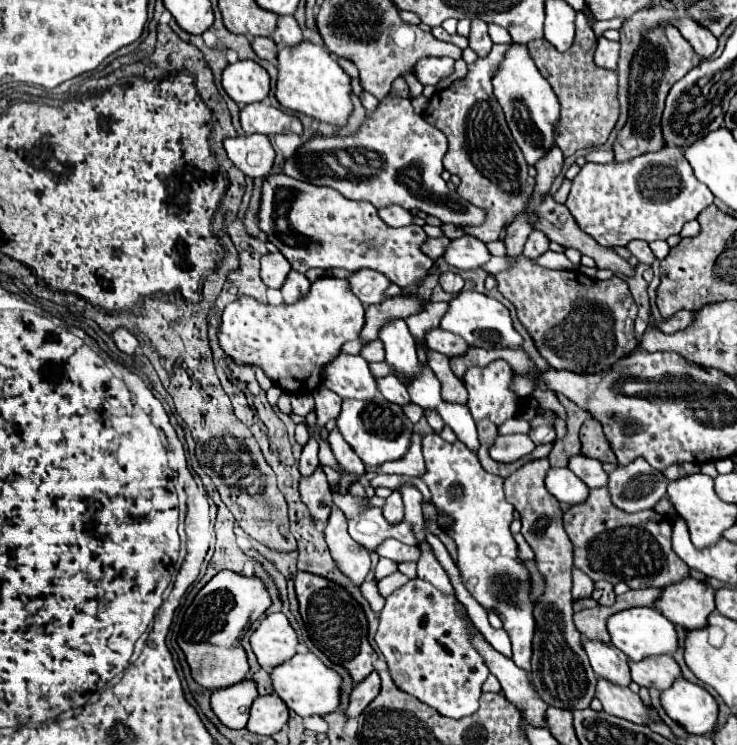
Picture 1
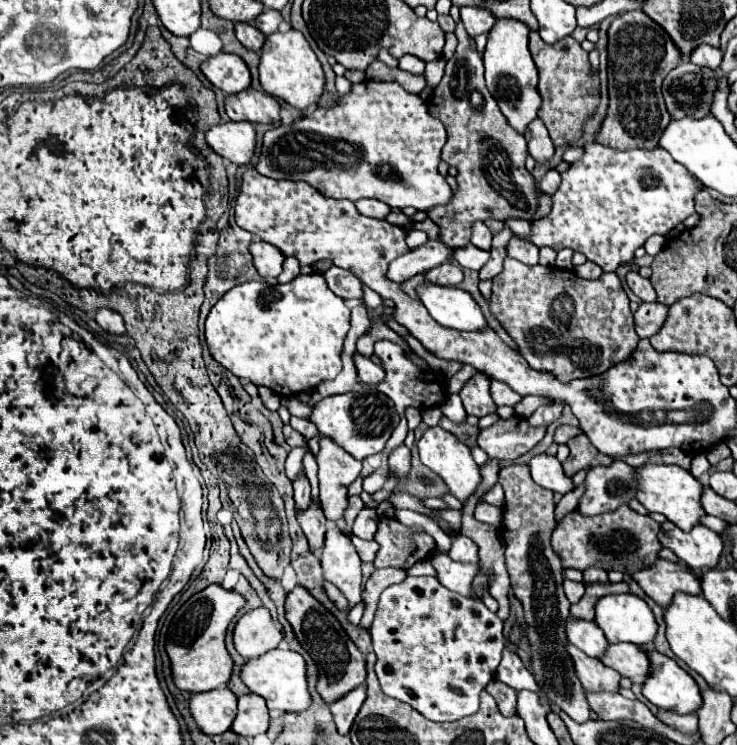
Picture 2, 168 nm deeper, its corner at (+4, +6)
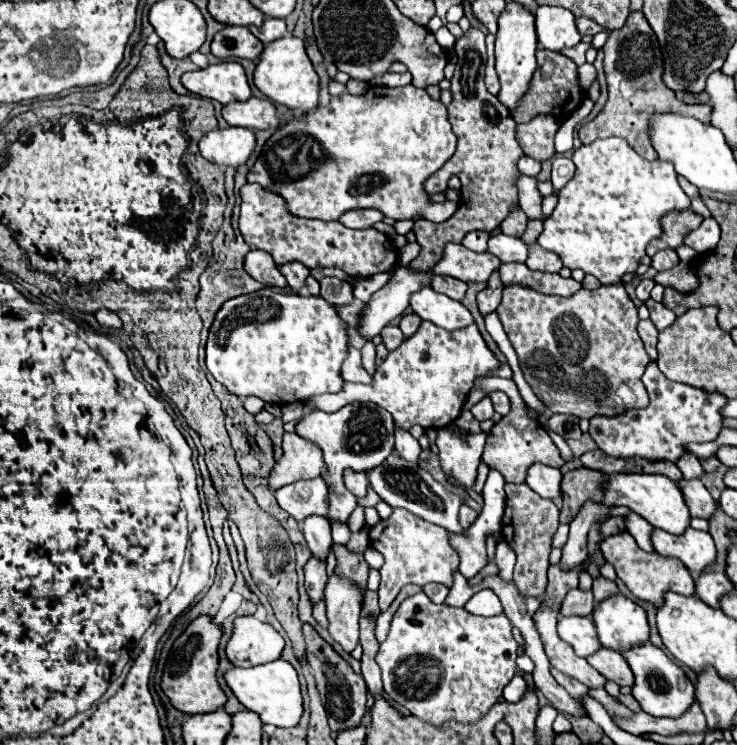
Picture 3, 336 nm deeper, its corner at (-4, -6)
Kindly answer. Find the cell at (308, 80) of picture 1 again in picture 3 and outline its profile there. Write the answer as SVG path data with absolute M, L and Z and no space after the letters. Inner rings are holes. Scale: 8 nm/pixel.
M284 36L282 40L264 46L264 52L254 70L254 84L272 102L284 104L288 108L300 108L304 114L318 106L320 80L310 58L306 56L304 42L296 36Z

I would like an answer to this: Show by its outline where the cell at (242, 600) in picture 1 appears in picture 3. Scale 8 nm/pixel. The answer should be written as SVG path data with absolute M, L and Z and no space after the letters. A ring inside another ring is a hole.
M198 616L188 624L182 636L174 642L164 676L162 676L162 690L170 698L170 702L186 712L186 714L202 714L214 712L226 704L226 694L218 684L218 644L222 638L222 626L212 620L212 616Z

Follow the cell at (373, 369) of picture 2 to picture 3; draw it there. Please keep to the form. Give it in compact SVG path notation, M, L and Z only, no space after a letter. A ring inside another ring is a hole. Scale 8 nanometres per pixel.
M350 346L350 352L348 352L348 358L342 364L342 376L348 382L360 382L360 384L372 384L372 380L374 380L374 376L368 374L362 366L360 350L356 350L352 346Z

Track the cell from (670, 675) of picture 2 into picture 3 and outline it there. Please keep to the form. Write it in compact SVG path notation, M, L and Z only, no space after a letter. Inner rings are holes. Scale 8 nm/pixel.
M652 642L640 644L638 648L632 648L630 652L622 652L626 656L626 662L630 668L634 668L636 684L632 688L634 698L640 702L642 710L652 716L666 716L666 718L680 718L696 700L694 684L686 678L684 670L674 664L660 648L656 648Z

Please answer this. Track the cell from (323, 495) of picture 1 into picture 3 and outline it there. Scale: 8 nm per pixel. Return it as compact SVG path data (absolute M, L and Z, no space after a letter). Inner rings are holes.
M312 556L304 566L304 574L306 574L306 592L314 604L314 602L322 600L322 596L324 596L324 586L328 580L326 560L318 560Z

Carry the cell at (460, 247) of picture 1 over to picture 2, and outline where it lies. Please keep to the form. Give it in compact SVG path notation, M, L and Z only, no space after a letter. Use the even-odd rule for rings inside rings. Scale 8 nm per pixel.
M428 240L426 244L392 260L388 266L386 278L402 284L402 282L414 278L416 274L422 274L438 264L448 262L450 258L452 258L452 248L442 244L440 240Z

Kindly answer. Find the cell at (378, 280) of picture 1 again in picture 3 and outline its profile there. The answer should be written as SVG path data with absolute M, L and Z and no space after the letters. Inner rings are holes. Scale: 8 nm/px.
M322 278L320 280L320 296L334 306L344 306L354 300L352 286L340 278Z

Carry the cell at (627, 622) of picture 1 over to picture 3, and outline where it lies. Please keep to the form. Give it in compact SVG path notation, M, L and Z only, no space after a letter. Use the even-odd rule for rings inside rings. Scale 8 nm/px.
M622 594L602 600L602 604L594 608L592 616L598 640L604 648L626 652L650 640L646 610Z

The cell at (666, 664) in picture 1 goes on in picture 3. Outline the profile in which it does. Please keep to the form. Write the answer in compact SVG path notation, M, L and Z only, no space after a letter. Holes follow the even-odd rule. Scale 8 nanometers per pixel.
M602 648L594 656L588 658L588 662L608 680L614 680L620 686L632 686L634 684L634 672L630 670L628 662L620 652Z

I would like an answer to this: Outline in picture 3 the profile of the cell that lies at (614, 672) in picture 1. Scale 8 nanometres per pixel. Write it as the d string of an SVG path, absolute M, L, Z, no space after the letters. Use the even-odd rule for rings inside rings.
M560 616L558 618L558 634L582 658L588 658L602 648L600 640L598 640L598 634L596 634L596 628L594 628L590 618Z

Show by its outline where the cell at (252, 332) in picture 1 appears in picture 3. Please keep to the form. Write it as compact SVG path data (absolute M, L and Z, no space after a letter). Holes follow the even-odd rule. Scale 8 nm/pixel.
M262 288L222 304L210 328L206 344L206 368L232 394L258 396L264 402L282 406L290 402L304 402L322 392L340 392L344 386L340 368L346 360L348 346L348 324L322 296L284 294L272 288Z

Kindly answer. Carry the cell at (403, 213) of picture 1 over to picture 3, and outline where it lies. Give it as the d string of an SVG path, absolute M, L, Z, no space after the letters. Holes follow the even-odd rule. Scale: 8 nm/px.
M354 210L354 212L346 212L346 216L342 216L342 224L350 226L350 228L372 228L376 222L380 222L384 216L378 210Z

